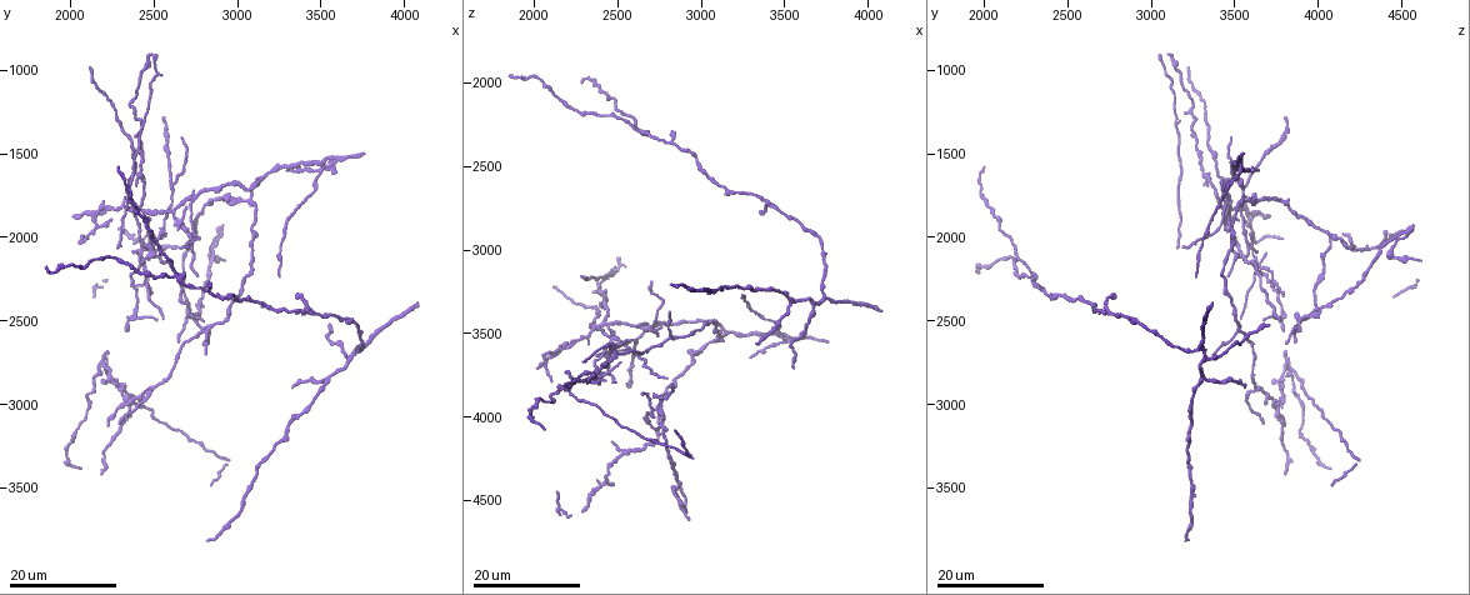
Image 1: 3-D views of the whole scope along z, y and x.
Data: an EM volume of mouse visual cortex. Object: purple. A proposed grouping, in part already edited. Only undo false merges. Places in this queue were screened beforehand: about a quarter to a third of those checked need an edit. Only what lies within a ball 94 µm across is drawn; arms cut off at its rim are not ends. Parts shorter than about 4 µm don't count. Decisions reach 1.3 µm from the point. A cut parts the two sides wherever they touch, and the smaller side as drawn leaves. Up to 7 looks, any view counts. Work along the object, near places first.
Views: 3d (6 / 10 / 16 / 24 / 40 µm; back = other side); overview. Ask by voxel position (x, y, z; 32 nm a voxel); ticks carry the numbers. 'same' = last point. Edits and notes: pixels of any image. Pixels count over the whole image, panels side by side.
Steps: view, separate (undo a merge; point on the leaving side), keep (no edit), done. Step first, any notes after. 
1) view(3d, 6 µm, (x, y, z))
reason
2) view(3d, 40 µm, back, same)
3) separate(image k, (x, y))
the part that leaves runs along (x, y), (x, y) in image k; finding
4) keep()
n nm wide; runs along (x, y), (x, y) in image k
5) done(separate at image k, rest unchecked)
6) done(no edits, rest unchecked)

view(3d, 16 µm, (2740, 2020, 4080))
branch point

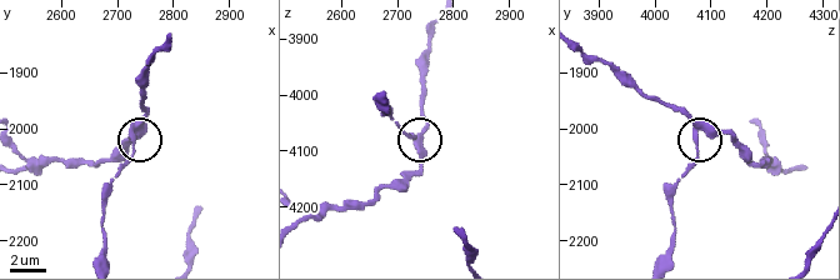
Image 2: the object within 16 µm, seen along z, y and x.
view(3d, 10 µm, (2735, 2005, 4085))

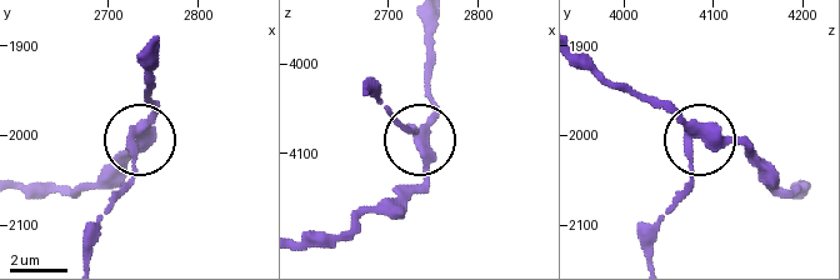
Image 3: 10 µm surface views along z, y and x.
separate(image 3, (406, 131))
3 arms; the part that leaves runs along (131, 141), (129, 189), (98, 225), (89, 254) in image 3; a second cell is stuck on

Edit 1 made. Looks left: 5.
view(3d, 16 µm, (2540, 1840, 3420))
thick turns thin

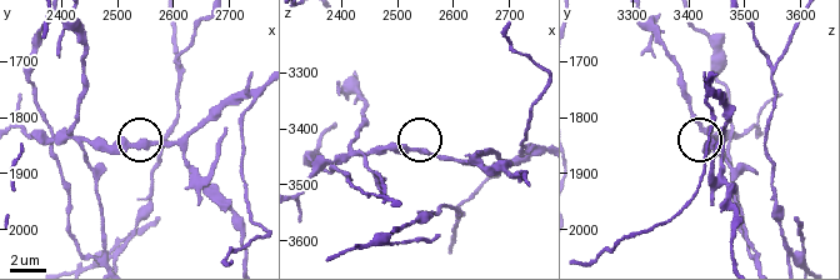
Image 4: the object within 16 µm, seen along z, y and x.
view(3d, 6 µm, (2545, 1845, 3440))

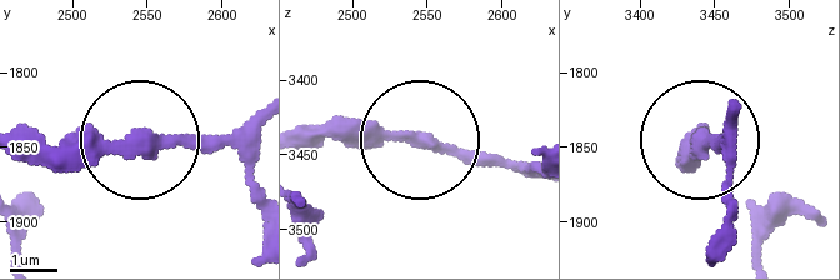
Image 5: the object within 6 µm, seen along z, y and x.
keep()
one cell here

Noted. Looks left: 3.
view(3d, 24 µm, (3080, 1780, 3540))
branch point

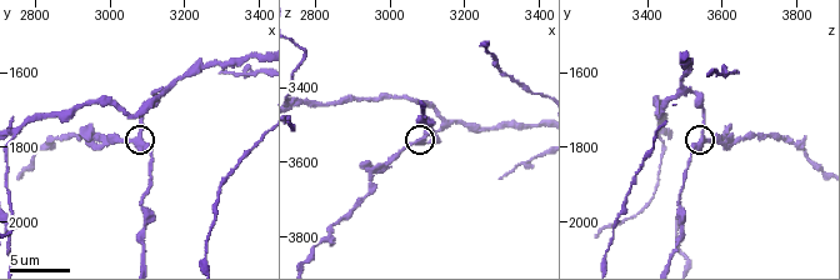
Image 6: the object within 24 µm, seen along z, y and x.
view(3d, 10 µm, (3060, 1780, 3550))

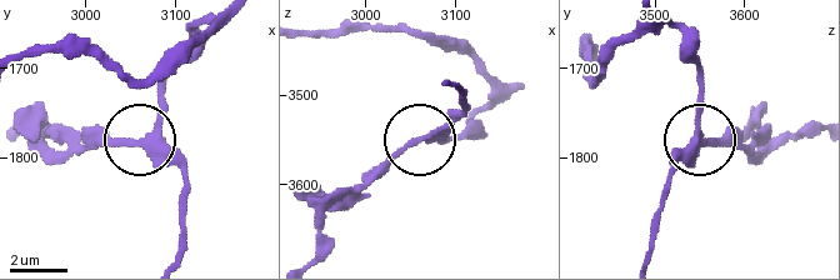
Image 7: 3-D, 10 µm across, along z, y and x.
keep()
runs along (508, 96), (479, 111), (458, 138), (406, 141), (345, 201) in image 7; all the same cell

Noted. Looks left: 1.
done(separate at image 3, rest unchecked)

